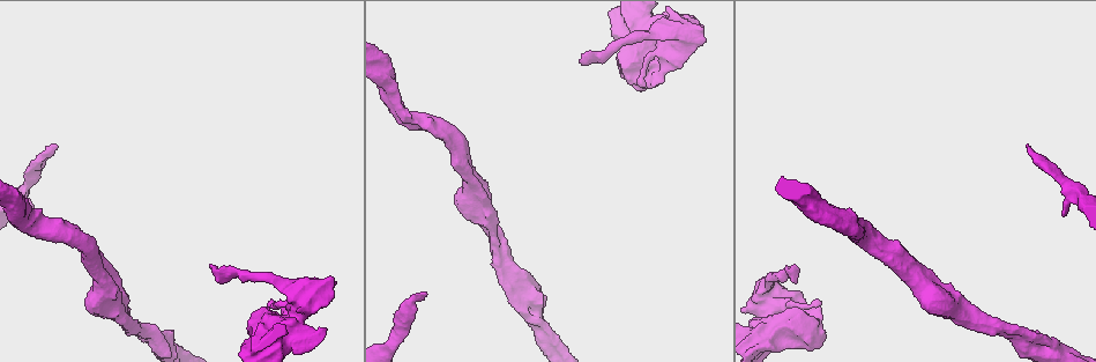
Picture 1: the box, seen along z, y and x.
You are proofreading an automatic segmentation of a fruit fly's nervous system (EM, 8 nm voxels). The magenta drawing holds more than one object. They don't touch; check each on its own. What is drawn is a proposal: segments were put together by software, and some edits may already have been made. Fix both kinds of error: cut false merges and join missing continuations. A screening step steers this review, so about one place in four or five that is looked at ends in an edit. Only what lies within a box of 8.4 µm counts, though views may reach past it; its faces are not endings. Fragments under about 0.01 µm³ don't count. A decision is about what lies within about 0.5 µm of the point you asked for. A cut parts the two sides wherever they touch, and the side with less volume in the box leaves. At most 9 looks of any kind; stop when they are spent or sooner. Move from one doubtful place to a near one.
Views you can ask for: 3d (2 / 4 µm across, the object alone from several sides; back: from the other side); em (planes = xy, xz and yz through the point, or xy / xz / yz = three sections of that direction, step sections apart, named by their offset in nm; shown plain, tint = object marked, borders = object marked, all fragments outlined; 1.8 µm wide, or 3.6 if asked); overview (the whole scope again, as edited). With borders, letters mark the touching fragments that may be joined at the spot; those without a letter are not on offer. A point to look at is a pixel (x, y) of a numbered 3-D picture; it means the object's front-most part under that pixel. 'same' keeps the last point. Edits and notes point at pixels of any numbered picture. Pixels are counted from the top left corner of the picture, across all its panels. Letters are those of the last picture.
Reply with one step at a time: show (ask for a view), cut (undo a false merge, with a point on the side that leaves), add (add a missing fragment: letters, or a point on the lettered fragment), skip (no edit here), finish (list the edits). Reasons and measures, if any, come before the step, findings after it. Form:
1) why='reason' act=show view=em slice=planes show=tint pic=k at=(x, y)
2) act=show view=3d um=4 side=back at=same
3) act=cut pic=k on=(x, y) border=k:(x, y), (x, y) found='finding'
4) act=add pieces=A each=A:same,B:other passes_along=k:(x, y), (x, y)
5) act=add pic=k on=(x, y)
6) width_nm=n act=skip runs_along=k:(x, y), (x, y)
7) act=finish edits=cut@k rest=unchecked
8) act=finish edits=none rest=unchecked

why='branch stops here' act=show view=3d um=2 pic=1 at=(795, 264)

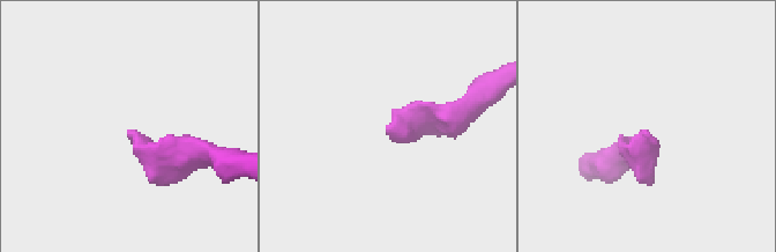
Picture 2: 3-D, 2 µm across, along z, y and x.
why='now the EM' act=show view=em slice=planes show=tint pic=2 at=(127, 133)

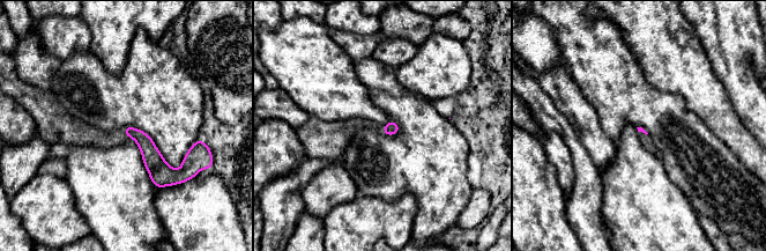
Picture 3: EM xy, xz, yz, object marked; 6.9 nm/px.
act=show view=em slice=planes show=borders at=same

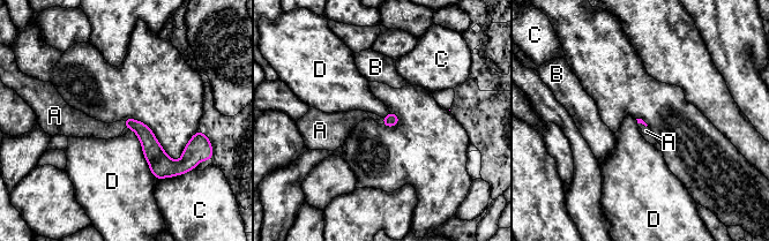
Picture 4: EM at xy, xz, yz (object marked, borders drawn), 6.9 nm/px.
act=add pieces=A each=A:same,B:other,C:other,D:other found='the neuron continues'

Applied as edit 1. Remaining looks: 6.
why='an open end' act=show view=em slice=planes show=borders pic=1 at=(1028, 147)

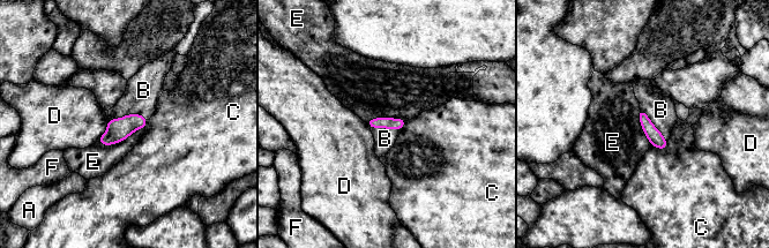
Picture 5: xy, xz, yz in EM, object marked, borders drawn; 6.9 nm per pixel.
longest_contact=E:360nm act=add pieces=B each=A:other,B:same,C:other,D:other,E:other,F:other found='the neuron continues'

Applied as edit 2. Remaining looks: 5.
why='redraw' act=show view=overview

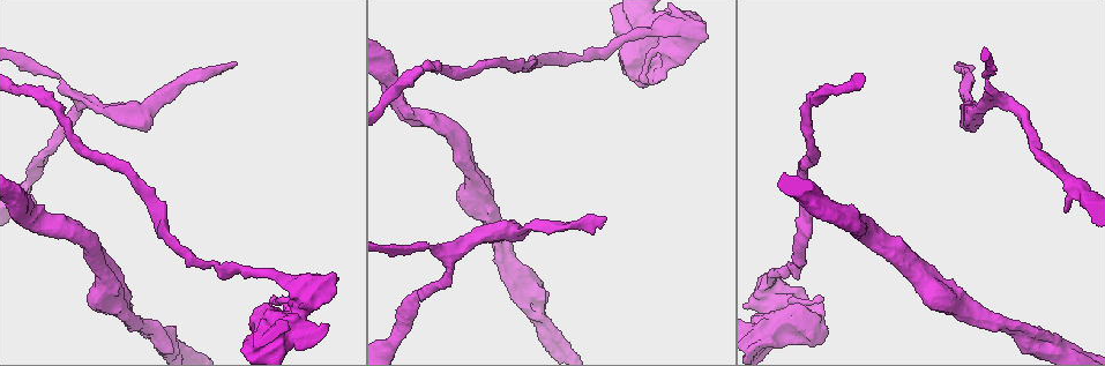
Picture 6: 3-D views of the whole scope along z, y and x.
act=show view=3d um=2 pic=6 at=(1066, 210)

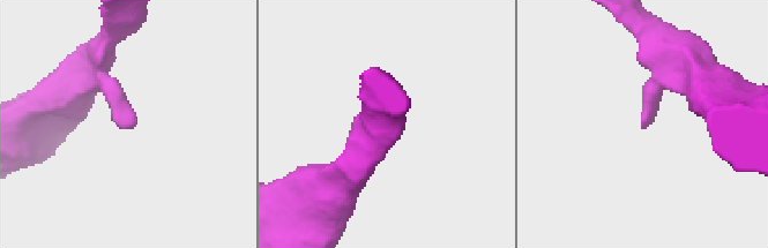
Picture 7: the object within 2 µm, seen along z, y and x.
why='shape alone is not enough' act=show view=em slice=planes show=borders pic=7 at=(646, 124)

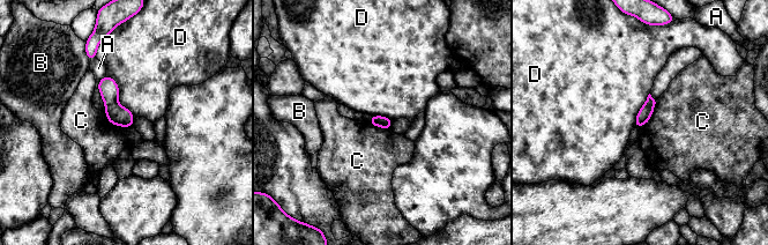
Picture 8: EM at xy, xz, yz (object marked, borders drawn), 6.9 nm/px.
longest_contact=D:360nm act=skip each=A:other,B:other,C:other,D:other found='none of them fits'

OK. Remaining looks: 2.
why='an open end' act=show view=3d um=4 pic=6 at=(338, 278)

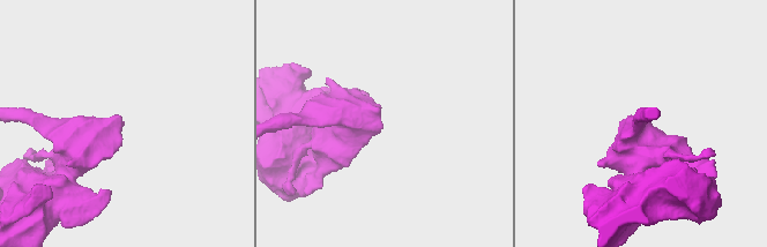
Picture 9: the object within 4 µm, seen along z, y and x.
why='shape alone is not enough' act=show view=em um=3.6 slice=planes show=borders pic=9 at=(647, 123)

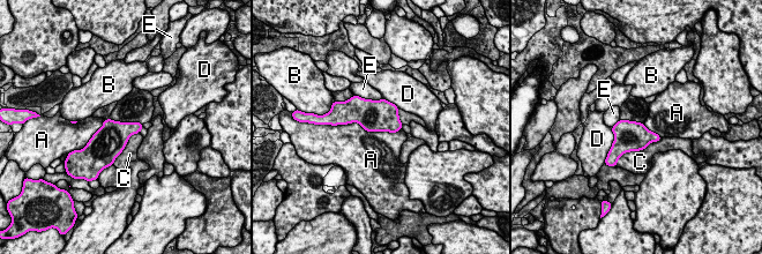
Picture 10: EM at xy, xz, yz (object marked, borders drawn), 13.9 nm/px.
longest_contact=A:850nm act=skip each=A:other,B:other,C:other,D:other,E:other border=10:(342, 124), (401, 129) found='none of them fits'

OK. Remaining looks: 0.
act=finish edits=add@4,add@5 rest=unchecked

